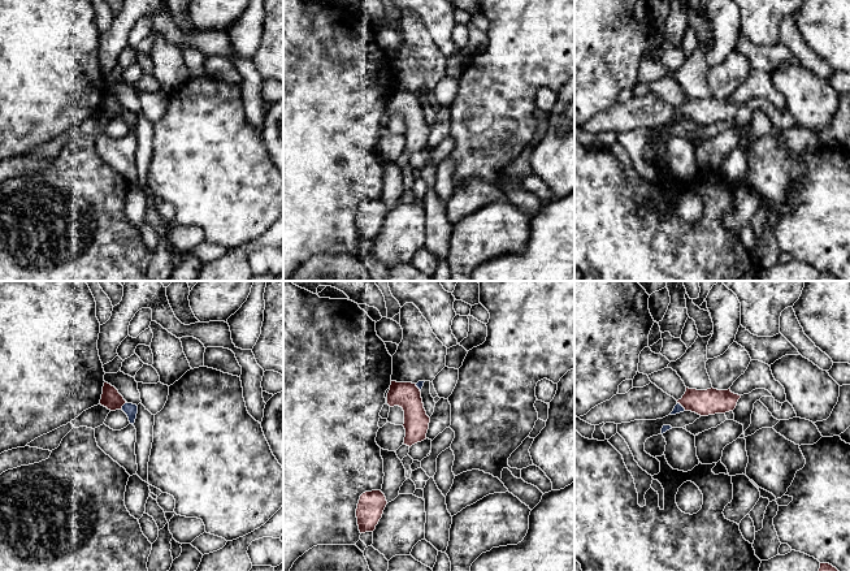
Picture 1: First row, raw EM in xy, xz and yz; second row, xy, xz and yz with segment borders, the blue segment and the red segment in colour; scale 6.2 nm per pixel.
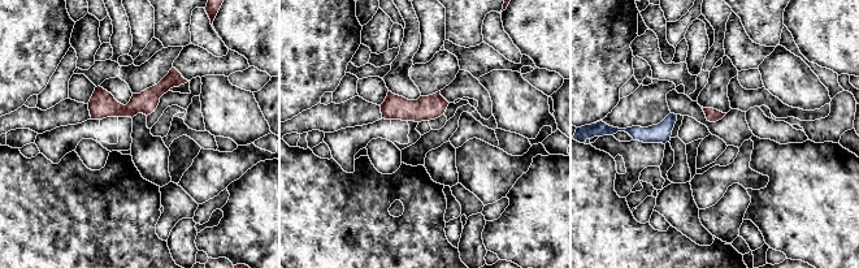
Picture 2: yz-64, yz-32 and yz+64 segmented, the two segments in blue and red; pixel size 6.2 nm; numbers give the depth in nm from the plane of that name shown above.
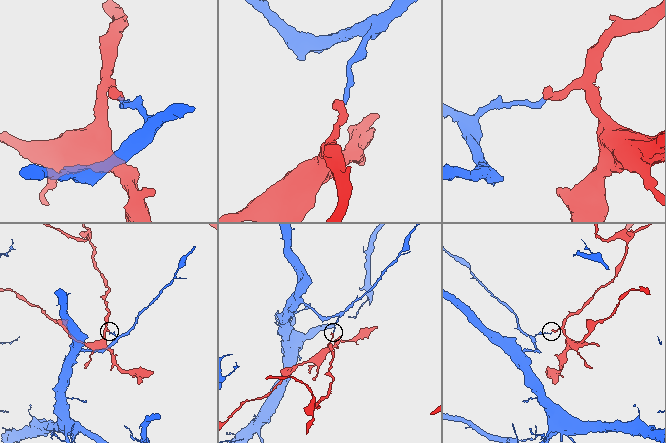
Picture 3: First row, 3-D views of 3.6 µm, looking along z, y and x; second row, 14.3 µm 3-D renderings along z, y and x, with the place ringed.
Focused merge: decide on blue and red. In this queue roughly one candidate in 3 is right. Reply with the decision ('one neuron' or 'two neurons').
two neurons

